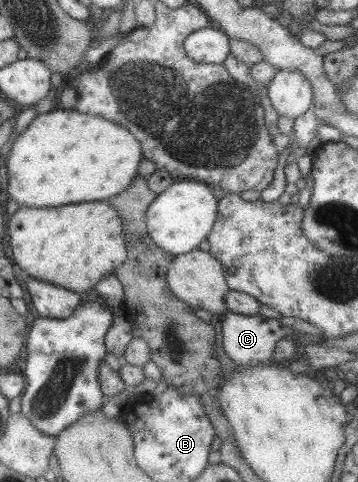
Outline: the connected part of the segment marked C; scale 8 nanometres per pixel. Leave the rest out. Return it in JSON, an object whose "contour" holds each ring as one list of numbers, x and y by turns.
{"contour":[[227,312,222,321,222,346,224,352,237,366,252,367,264,363,272,363,276,342,289,337,289,331,280,320,271,319,260,314,248,316,236,312]]}

